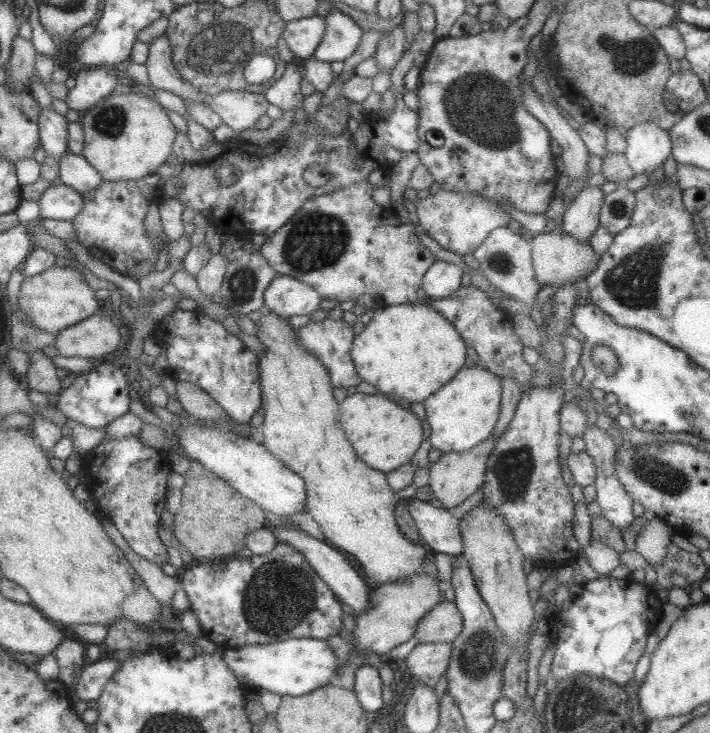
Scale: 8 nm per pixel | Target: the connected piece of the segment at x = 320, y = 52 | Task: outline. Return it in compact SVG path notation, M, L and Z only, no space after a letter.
M335 9L324 17L326 29L314 59L320 62L346 61L354 55L362 39L362 28L353 18Z

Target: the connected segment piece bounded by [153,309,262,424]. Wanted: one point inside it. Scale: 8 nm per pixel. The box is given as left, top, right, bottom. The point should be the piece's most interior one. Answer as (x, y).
(200, 350)

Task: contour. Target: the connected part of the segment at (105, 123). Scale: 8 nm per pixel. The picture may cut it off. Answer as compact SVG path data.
M139 91L136 94L112 94L101 99L91 109L81 113L79 122L83 129L85 142L81 155L100 173L104 181L137 181L144 176L154 174L170 156L173 142L178 134L164 107L158 103L156 98L150 99L141 95Z

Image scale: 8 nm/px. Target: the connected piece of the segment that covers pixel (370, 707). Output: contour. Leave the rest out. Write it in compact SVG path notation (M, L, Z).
M368 662L355 669L354 692L362 708L370 715L379 713L384 706L382 678L378 669L378 667L369 665Z

